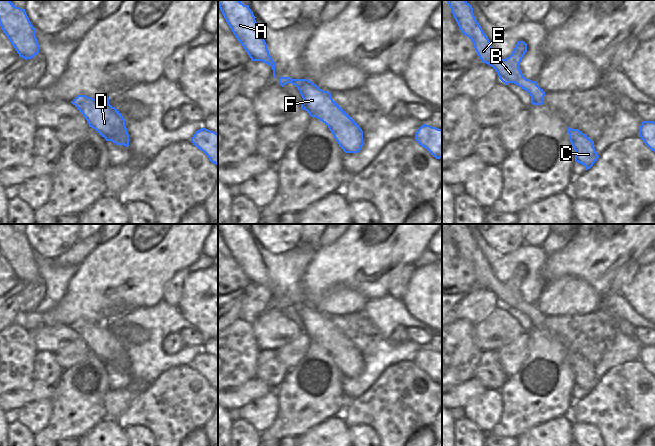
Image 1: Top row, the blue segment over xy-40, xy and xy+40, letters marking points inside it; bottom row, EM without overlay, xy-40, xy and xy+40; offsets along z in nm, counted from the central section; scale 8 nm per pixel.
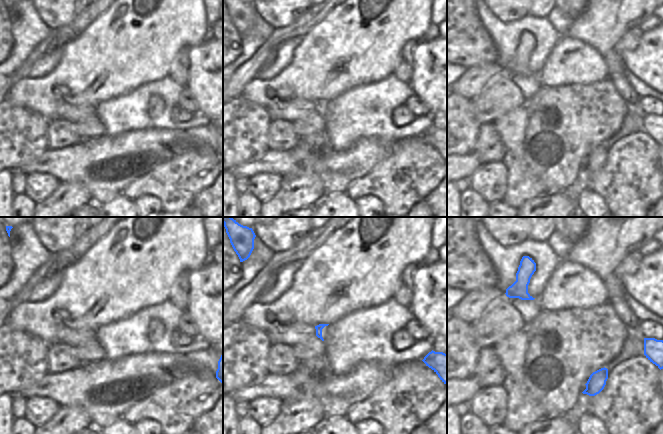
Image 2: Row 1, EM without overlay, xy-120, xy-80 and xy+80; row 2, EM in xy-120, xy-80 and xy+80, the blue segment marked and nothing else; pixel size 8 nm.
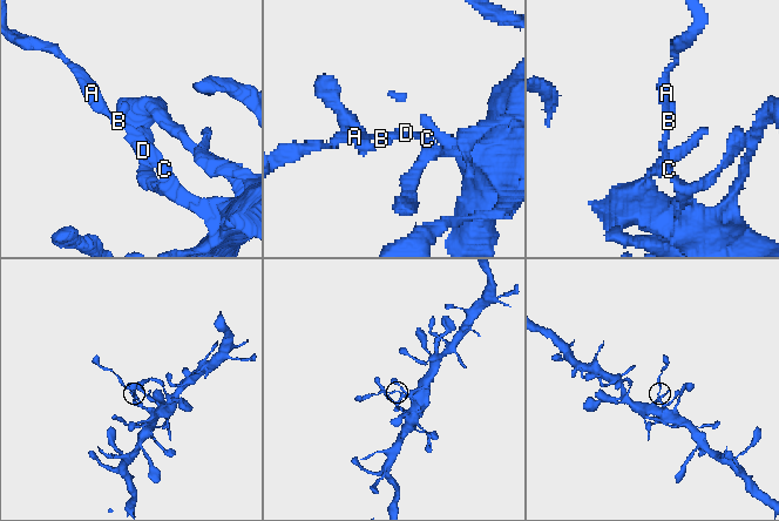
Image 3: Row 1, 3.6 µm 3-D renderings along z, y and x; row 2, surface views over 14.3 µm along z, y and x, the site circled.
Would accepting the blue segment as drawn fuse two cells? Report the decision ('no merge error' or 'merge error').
merge error

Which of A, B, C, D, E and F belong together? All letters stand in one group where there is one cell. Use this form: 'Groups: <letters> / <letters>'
Groups: A B E / C D F.

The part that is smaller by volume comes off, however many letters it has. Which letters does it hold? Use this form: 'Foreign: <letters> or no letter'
Foreign: A, B, E

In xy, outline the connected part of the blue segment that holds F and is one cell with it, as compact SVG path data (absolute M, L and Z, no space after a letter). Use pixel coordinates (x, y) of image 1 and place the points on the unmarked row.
M313 308L310 315L300 315L303 322L301 333L311 341L322 345L331 355L335 364L345 377L358 377L363 370L363 355L359 349L331 322L331 317Z

